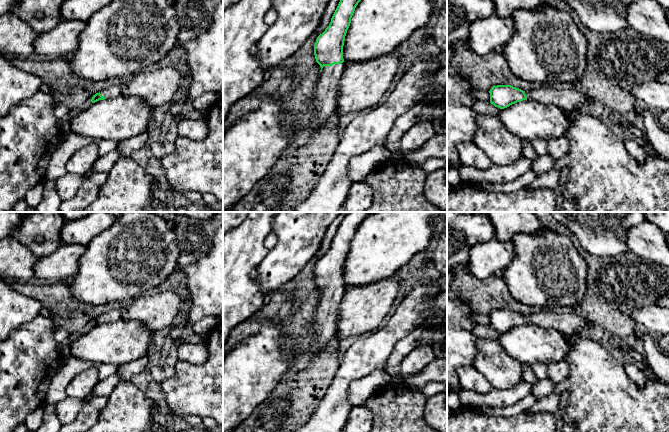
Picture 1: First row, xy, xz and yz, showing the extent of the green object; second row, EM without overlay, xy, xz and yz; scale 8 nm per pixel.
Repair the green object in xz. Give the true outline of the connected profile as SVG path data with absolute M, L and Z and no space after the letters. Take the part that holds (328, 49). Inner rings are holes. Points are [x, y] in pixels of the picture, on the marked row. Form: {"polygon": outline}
{"polygon": "M340 0L329 26L320 34L314 45L316 62L320 65L320 77L309 110L314 116L310 130L319 129L336 111L336 95L345 64L343 46L347 30L356 6L361 0Z"}

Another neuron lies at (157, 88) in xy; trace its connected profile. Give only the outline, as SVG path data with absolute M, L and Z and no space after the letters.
M174 66L161 68L156 71L143 71L133 76L130 82L121 86L121 95L125 97L138 97L146 102L152 109L168 104L176 98L179 89L185 84L185 76Z

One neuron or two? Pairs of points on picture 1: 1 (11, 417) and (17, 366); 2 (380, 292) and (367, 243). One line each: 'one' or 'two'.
1: one
2: two

